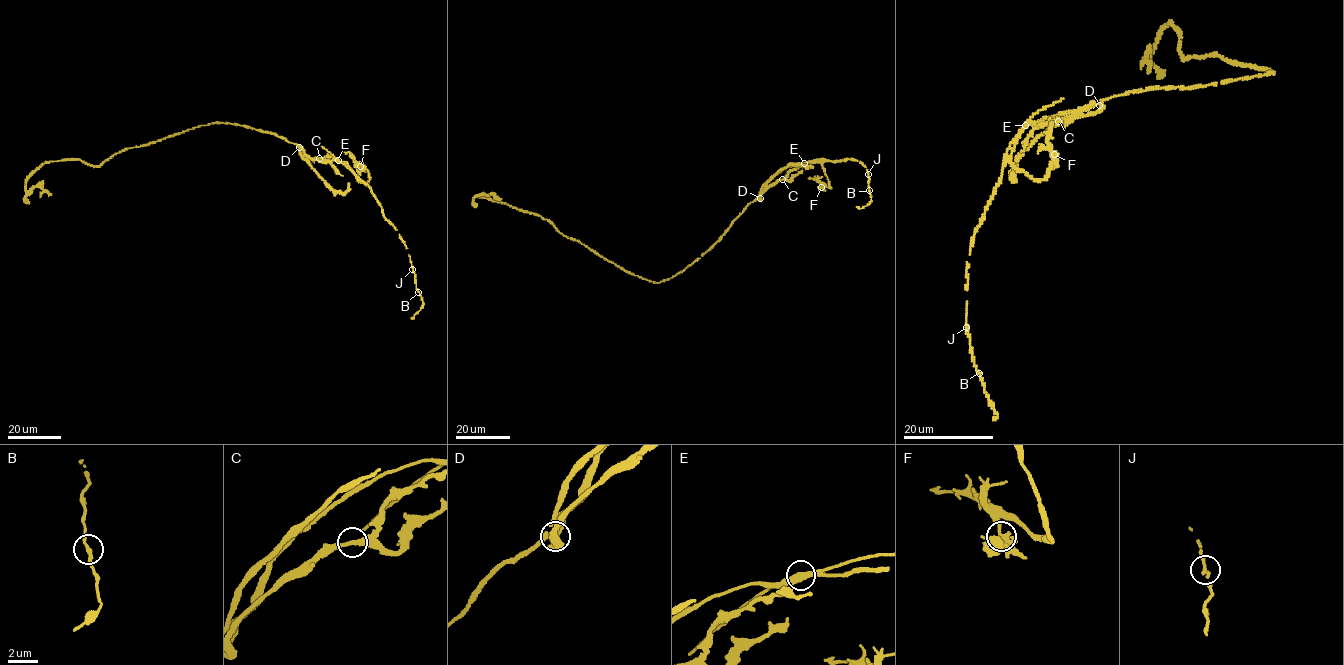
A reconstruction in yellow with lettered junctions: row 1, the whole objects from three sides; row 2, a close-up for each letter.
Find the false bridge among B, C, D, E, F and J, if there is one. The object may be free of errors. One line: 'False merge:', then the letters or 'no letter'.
False merge: E

